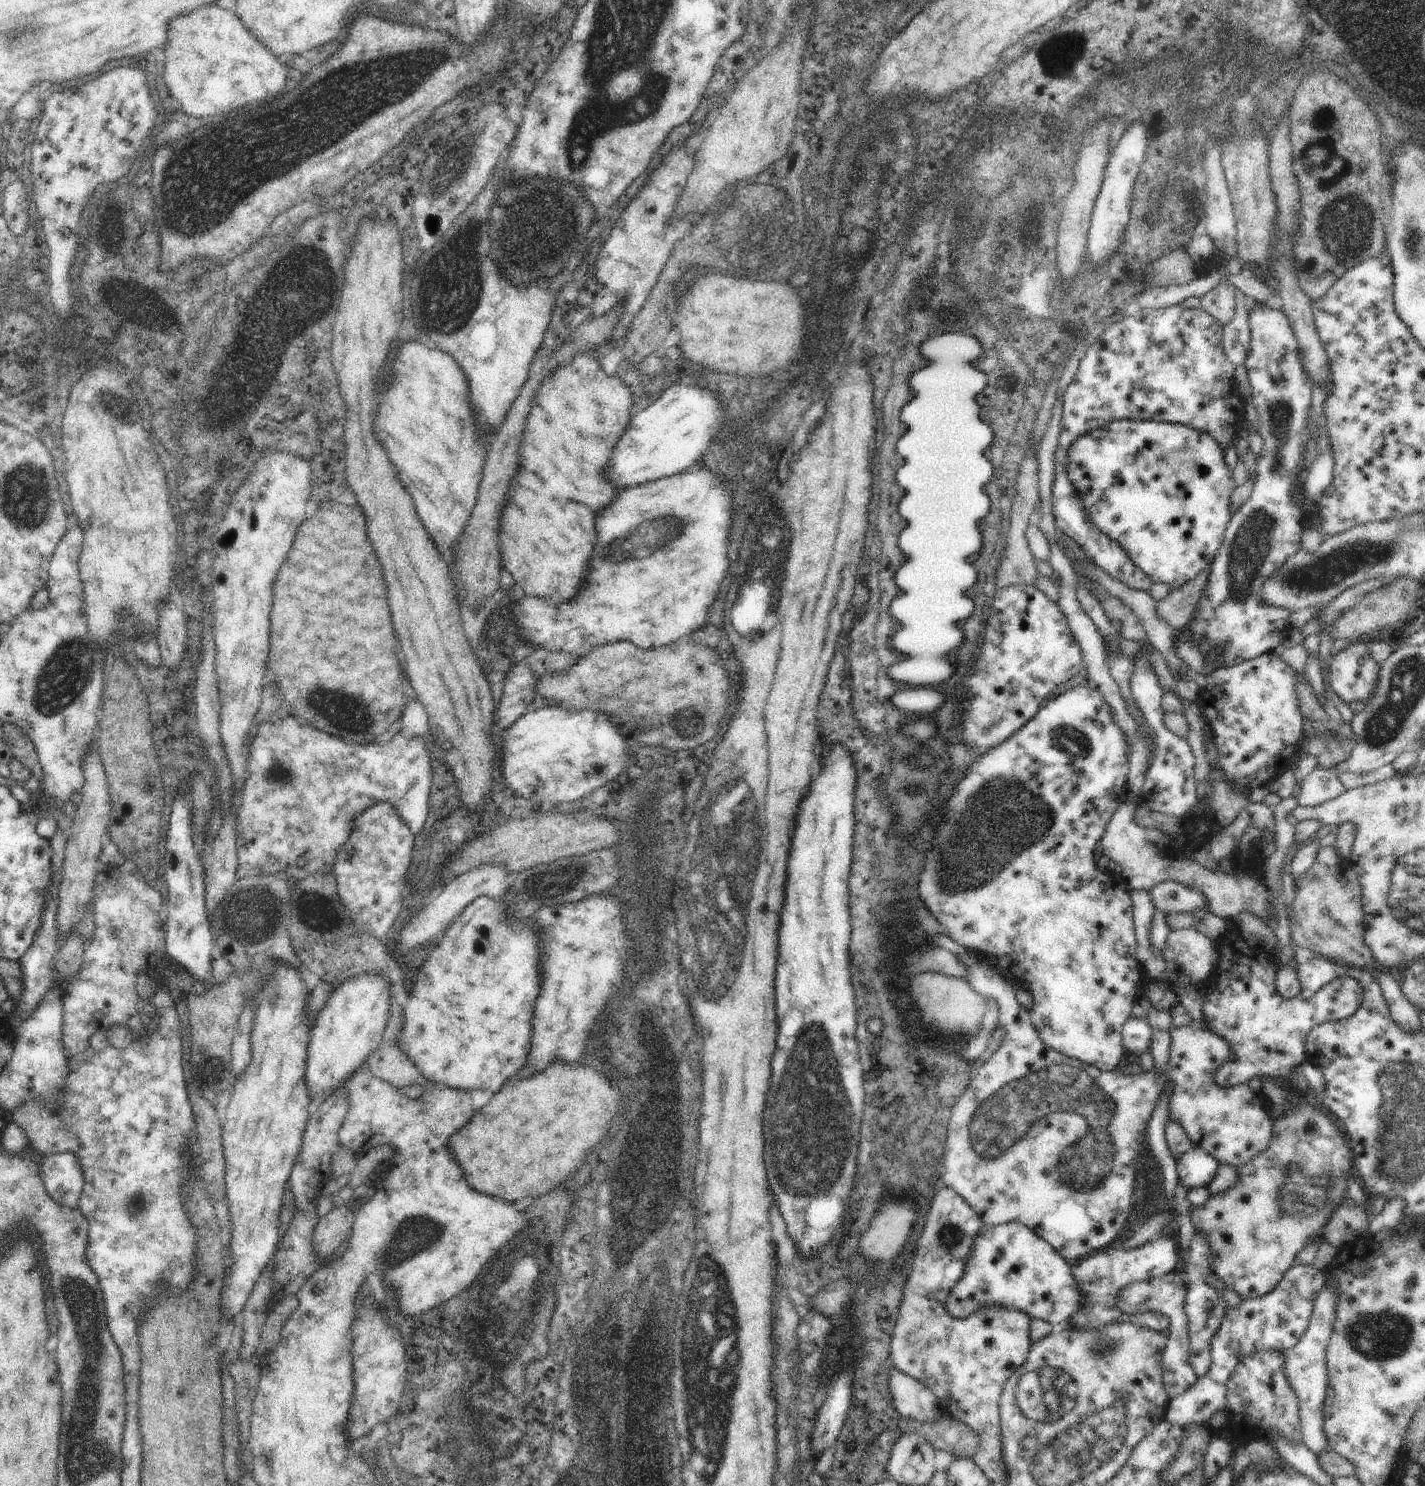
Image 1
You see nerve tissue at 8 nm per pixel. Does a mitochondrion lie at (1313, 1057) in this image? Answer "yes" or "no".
no

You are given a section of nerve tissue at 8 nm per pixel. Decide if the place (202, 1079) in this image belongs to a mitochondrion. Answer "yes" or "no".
no

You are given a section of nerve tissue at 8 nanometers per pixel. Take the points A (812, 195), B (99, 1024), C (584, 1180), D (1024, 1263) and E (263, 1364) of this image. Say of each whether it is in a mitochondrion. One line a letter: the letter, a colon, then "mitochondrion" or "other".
A: mitochondrion
B: other
C: other
D: other
E: other

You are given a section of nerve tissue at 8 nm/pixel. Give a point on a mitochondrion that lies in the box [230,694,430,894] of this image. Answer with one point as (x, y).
(280, 773)

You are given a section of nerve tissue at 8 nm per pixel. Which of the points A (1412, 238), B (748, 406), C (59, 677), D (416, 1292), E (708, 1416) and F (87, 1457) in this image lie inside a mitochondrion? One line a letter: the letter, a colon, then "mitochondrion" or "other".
A: mitochondrion
B: mitochondrion
C: mitochondrion
D: other
E: mitochondrion
F: mitochondrion

